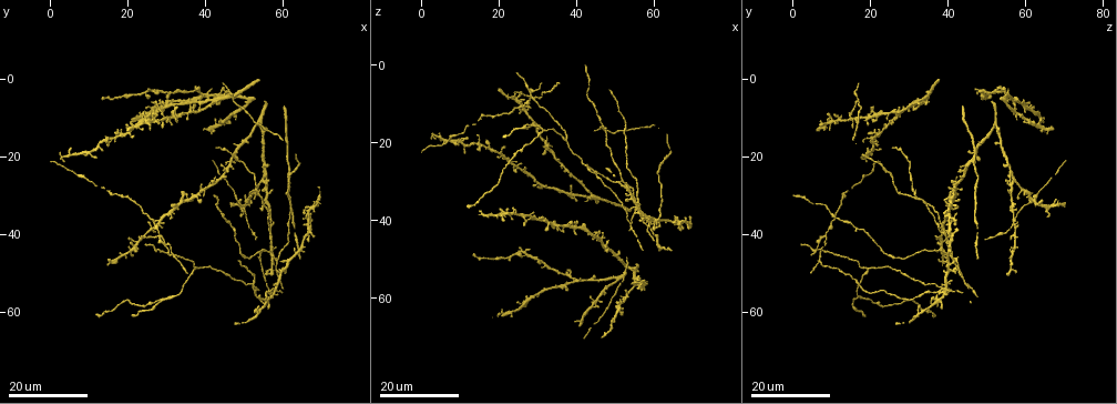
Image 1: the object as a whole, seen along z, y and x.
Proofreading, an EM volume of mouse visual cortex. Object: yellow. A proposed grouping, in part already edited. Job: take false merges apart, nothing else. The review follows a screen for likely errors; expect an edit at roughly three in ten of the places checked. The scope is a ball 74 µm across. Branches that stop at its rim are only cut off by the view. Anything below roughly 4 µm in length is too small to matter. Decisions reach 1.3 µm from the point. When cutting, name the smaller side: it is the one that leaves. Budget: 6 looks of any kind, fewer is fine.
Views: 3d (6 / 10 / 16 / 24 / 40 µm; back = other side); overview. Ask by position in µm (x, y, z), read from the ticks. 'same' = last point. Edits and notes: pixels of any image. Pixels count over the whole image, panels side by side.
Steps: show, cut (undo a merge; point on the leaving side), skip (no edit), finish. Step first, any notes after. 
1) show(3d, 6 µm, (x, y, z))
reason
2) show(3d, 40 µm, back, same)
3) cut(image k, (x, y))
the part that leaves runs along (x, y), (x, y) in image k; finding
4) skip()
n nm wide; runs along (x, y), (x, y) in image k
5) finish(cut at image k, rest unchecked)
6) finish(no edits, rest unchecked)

show(3d, 24 µm, (32.0, 56.0, 16.5))
three-way junction

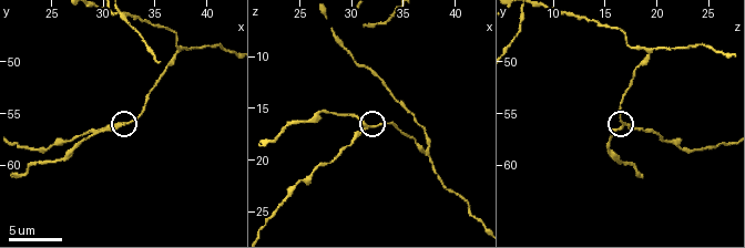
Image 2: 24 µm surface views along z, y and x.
show(3d, 6 µm, (31.4, 56.4, 16.8))

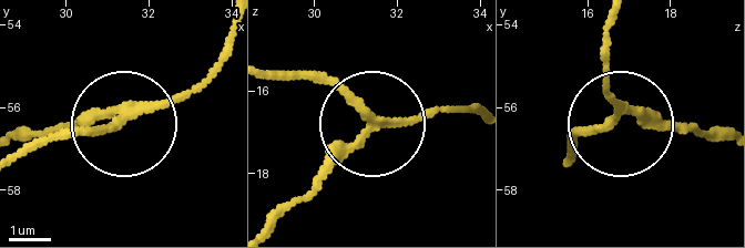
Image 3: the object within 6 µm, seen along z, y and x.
cut(image 3, (72, 133))
side arm 14 µm; the part that leaves runs along (113, 120), (21, 145) in image 3; two neurons meet here

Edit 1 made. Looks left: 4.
show(3d, 24 µm, (28.0, 41.0, 8.0))
four arms meet

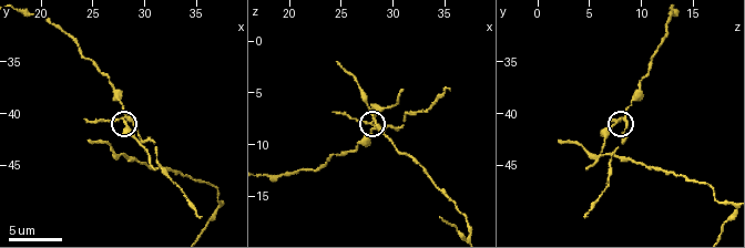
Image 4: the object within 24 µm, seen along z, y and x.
show(3d, 6 µm, (28.4, 40.2, 8.2))

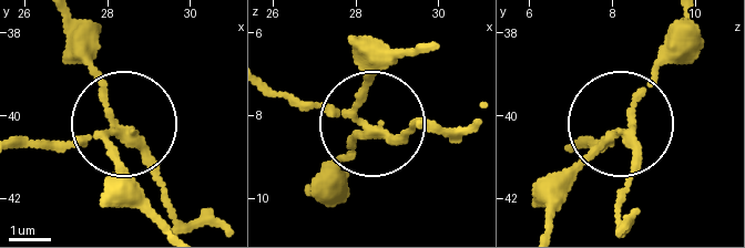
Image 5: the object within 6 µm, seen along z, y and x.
cut(image 5, (122, 174))
180 nm wide; the part that leaves runs along (106, 147), (156, 229) in image 5; two neurons meet here

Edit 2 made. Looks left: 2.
finish(cut at image 3, cut at image 5, rest unchecked)

